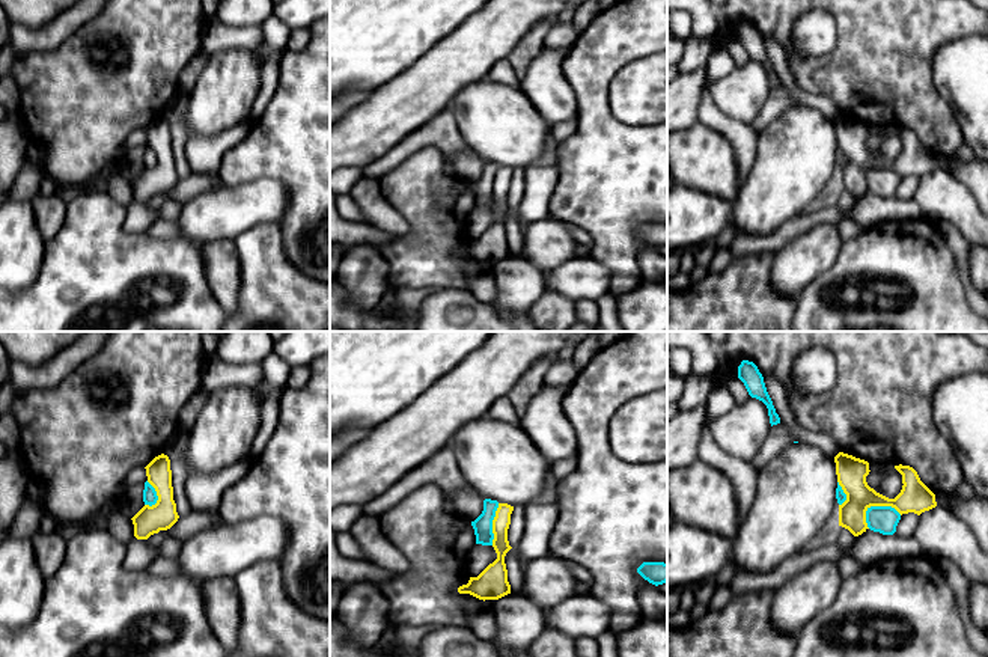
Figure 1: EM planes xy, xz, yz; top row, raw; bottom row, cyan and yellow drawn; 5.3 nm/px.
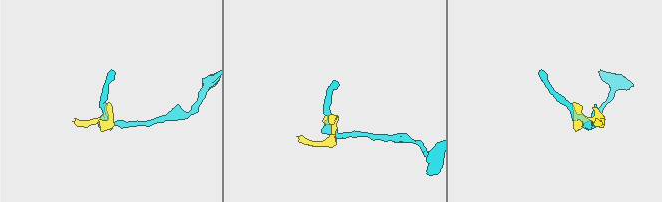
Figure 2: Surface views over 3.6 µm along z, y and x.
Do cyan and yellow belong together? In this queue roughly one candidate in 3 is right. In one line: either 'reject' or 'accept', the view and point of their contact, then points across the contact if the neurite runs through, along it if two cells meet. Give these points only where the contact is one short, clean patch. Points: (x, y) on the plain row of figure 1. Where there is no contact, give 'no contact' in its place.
reject | yz (878, 169)

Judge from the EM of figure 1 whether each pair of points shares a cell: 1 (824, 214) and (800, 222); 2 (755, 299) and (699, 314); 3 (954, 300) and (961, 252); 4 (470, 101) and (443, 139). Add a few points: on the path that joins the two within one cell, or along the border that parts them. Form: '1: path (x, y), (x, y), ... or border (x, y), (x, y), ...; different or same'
1: path (818, 217), (806, 220); same
2: path (741, 312), (713, 314); same
3: border (942, 234), (957, 262), (967, 300); different
4: border (449, 106), (457, 128), (469, 148); different

